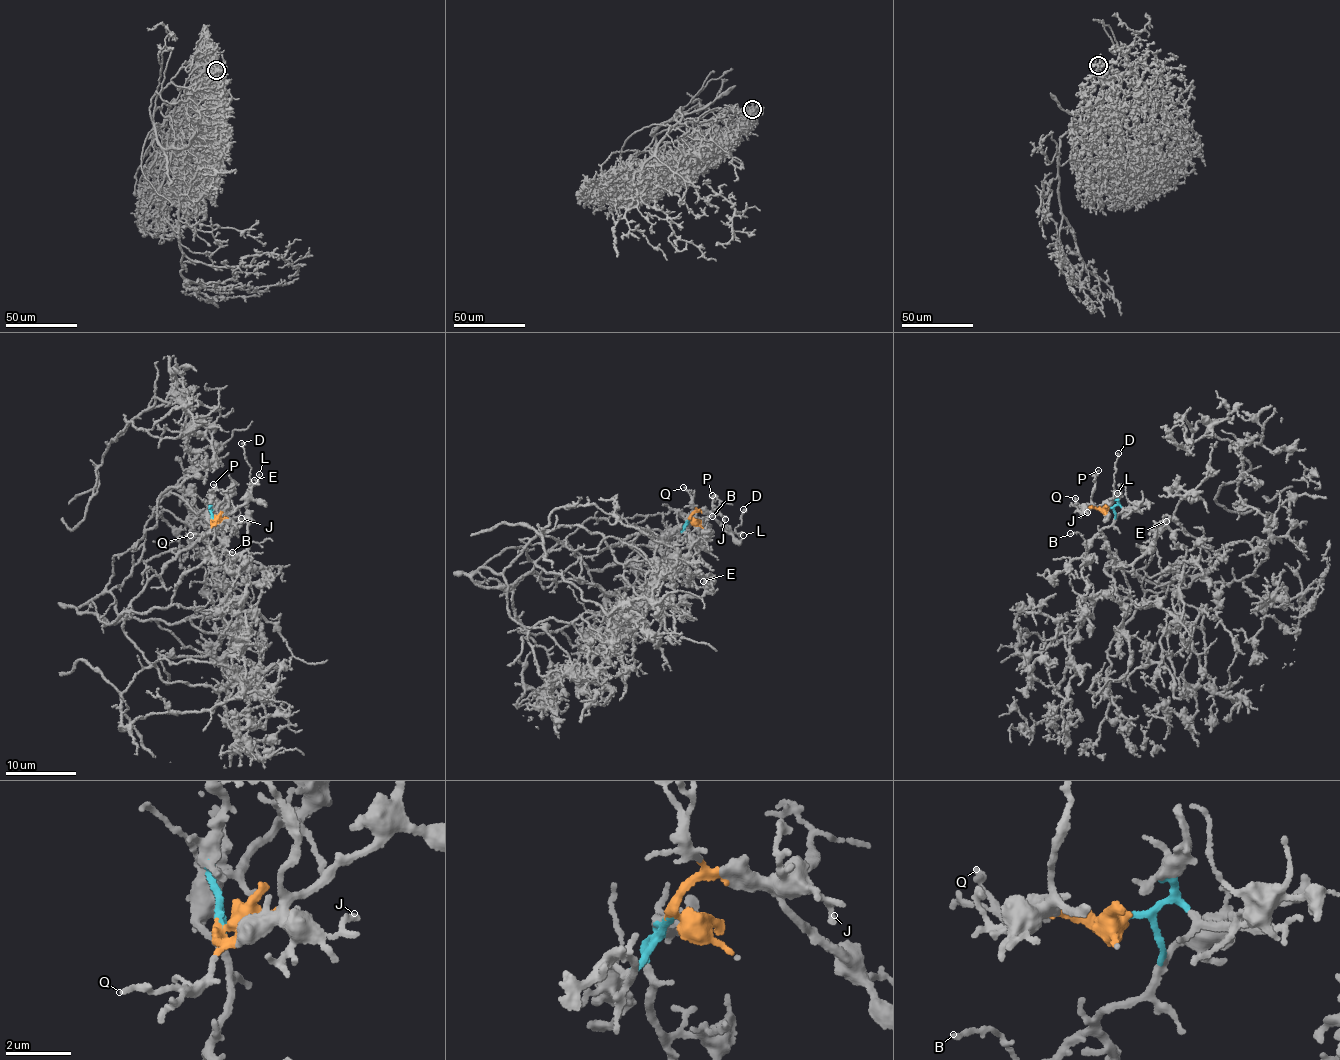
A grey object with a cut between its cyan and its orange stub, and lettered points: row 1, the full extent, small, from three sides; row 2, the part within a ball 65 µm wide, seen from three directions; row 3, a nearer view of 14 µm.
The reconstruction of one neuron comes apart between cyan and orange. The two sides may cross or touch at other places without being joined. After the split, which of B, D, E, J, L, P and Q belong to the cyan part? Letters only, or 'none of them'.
B, E

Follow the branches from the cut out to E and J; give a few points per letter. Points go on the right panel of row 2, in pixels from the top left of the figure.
E: (1106, 509), (1114, 522), (1101, 530), (1122, 609), (1129, 584), (1120, 566), (1145, 551), (1166, 521)
J: (1104, 508), (1090, 507), (1083, 512), (1088, 512)

